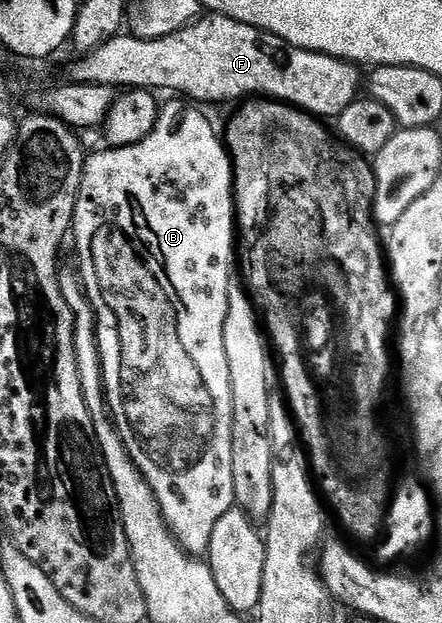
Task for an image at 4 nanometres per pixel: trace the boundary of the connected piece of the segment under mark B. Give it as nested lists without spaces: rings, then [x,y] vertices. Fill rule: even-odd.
[[[170,98],[170,100],[161,105],[158,110],[156,124],[152,130],[152,134],[148,134],[148,138],[144,138],[140,142],[136,142],[132,146],[124,146],[123,148],[106,148],[98,152],[95,156],[87,155],[82,165],[82,185],[78,191],[78,201],[76,202],[76,210],[74,211],[74,223],[72,225],[72,241],[74,240],[74,248],[78,251],[78,268],[82,287],[86,290],[86,296],[90,299],[90,304],[94,307],[94,318],[98,326],[98,349],[100,350],[100,358],[102,359],[102,381],[106,387],[106,407],[109,408],[111,417],[114,421],[115,428],[118,429],[120,438],[124,442],[124,446],[130,460],[140,470],[140,474],[146,482],[160,510],[162,517],[166,519],[166,524],[170,528],[170,533],[176,538],[176,542],[186,552],[190,553],[195,558],[202,558],[209,553],[210,550],[210,535],[216,526],[216,522],[220,522],[220,518],[224,518],[224,514],[228,514],[230,509],[235,507],[234,503],[234,487],[232,486],[232,382],[228,374],[228,354],[224,354],[224,318],[228,318],[228,286],[232,279],[230,267],[235,267],[236,264],[236,217],[234,214],[234,165],[230,163],[230,154],[226,151],[226,146],[221,135],[214,133],[214,128],[210,125],[210,120],[205,116],[201,107],[195,106],[193,103],[187,102],[182,98]]]

